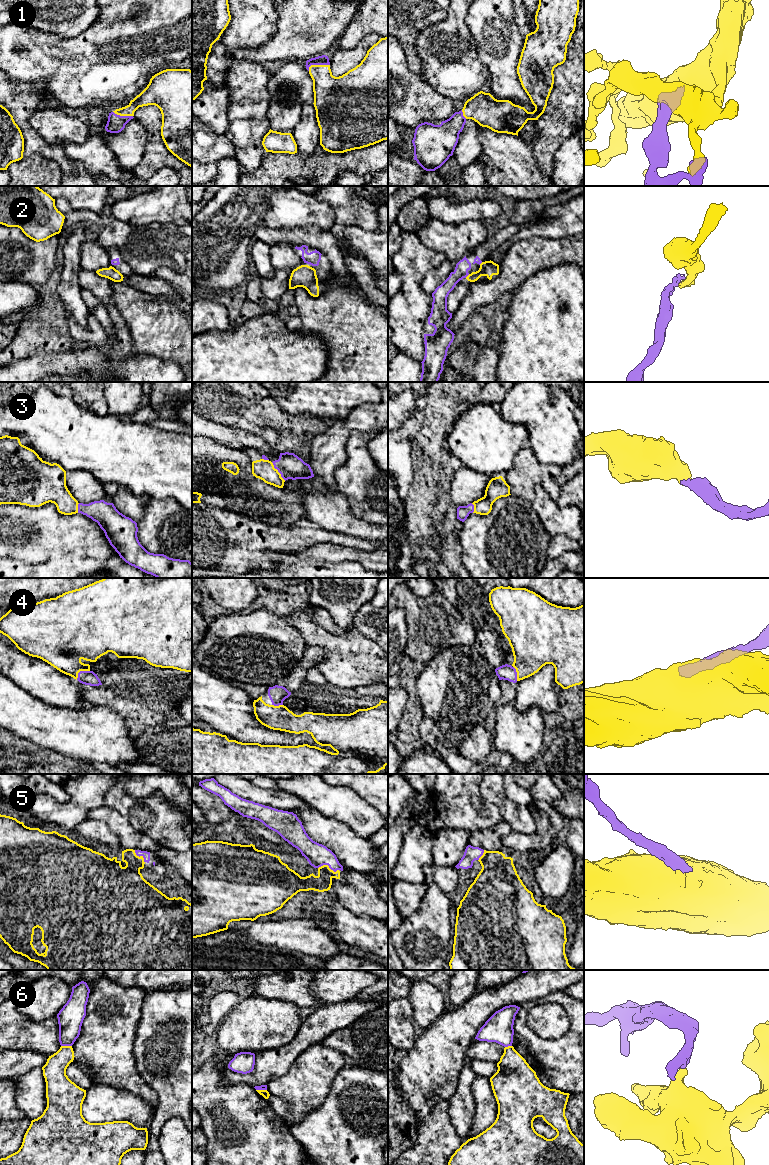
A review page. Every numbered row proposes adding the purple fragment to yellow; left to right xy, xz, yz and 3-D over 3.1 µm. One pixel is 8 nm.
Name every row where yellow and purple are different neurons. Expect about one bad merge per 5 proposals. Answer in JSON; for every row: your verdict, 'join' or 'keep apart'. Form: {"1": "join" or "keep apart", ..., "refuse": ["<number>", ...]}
{"1": "join", "2": "keep apart", "3": "join", "4": "join", "5": "join", "6": "keep apart", "refuse": ["2", "6"]}

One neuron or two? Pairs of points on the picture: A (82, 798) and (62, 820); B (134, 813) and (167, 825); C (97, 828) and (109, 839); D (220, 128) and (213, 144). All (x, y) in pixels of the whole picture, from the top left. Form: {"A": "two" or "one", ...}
{"A": "one", "B": "one", "C": "one", "D": "two"}

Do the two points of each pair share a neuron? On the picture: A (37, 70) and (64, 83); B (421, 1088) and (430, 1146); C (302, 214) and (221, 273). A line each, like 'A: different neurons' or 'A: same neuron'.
A: same neuron
B: different neurons
C: same neuron

